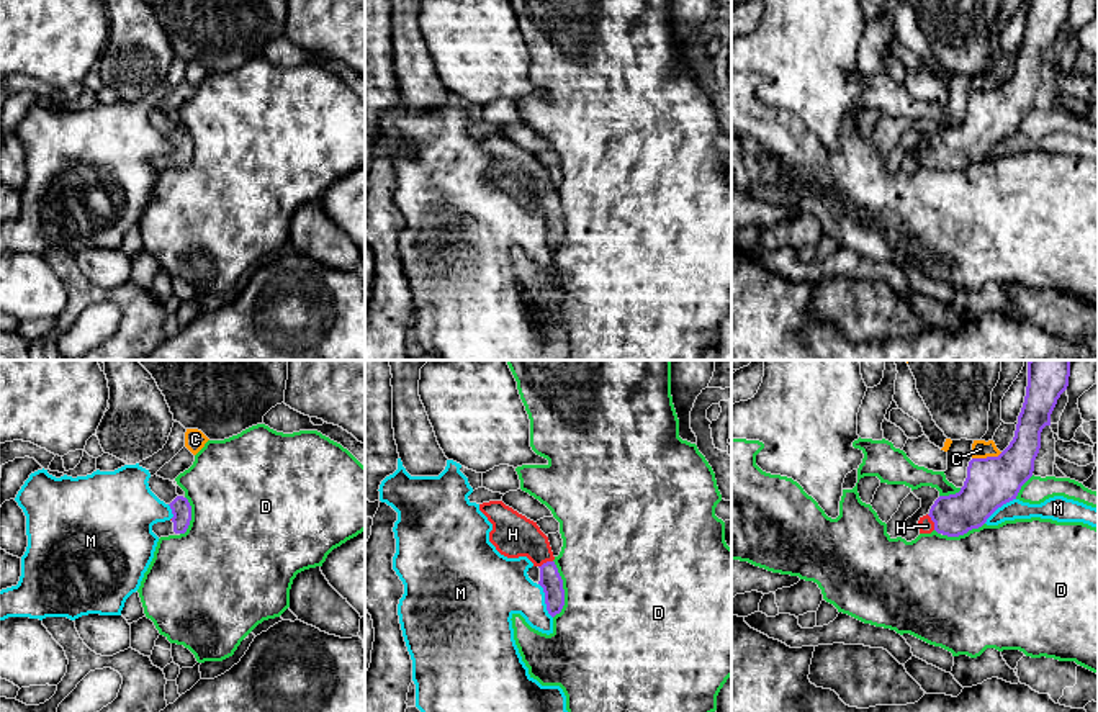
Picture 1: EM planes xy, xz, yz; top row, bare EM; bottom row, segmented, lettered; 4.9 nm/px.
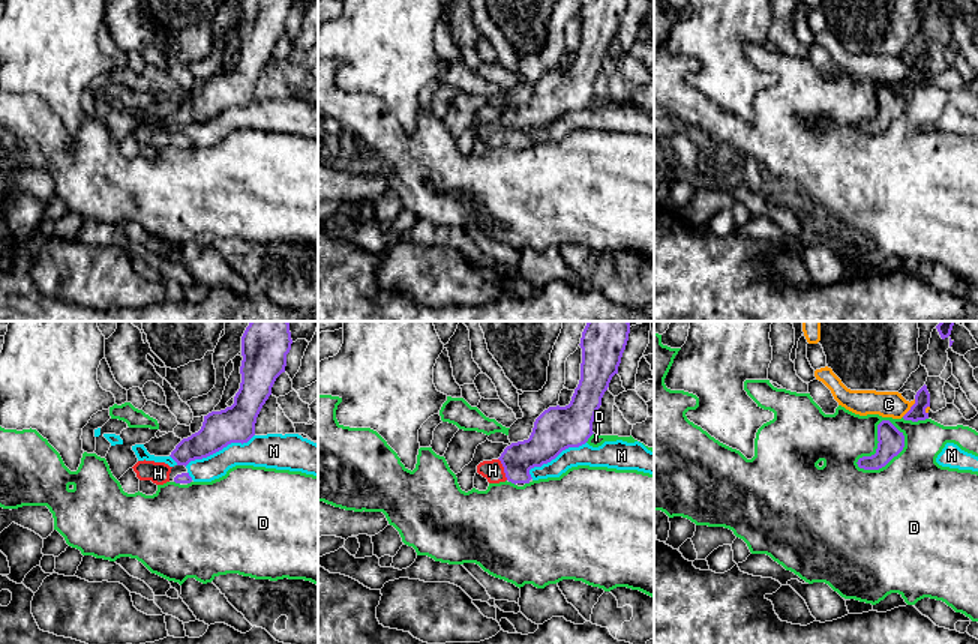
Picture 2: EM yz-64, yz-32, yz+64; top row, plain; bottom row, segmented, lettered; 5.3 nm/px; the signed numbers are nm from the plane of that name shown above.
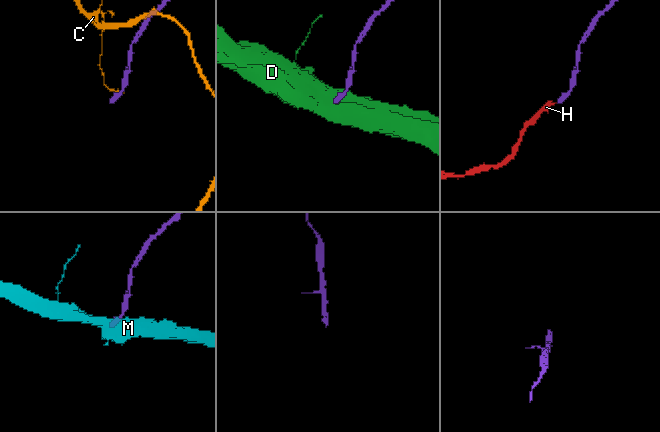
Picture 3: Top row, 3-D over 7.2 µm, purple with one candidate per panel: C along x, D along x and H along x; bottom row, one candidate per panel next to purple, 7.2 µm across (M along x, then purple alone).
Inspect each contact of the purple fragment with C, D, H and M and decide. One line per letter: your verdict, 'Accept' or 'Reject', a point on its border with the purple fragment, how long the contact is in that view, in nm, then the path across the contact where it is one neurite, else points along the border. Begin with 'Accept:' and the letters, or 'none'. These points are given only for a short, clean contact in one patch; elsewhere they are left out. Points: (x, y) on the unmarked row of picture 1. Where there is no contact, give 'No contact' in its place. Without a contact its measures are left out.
Accept: H
C: Reject. Touches purple at yz (987, 90). Shared border 160 nm. Boundary: yz (1002, 85), (992, 90), (972, 92)
D: Reject. Touches purple at xz (563, 223). Shared border 280 nm
H: Accept. Touches purple at yz (933, 154). Shared border 90 nm. Path across: yz (956, 148), (933, 154), (926, 159)
M: Reject. Touches purple at xz (545, 234). Shared border 190 nm

